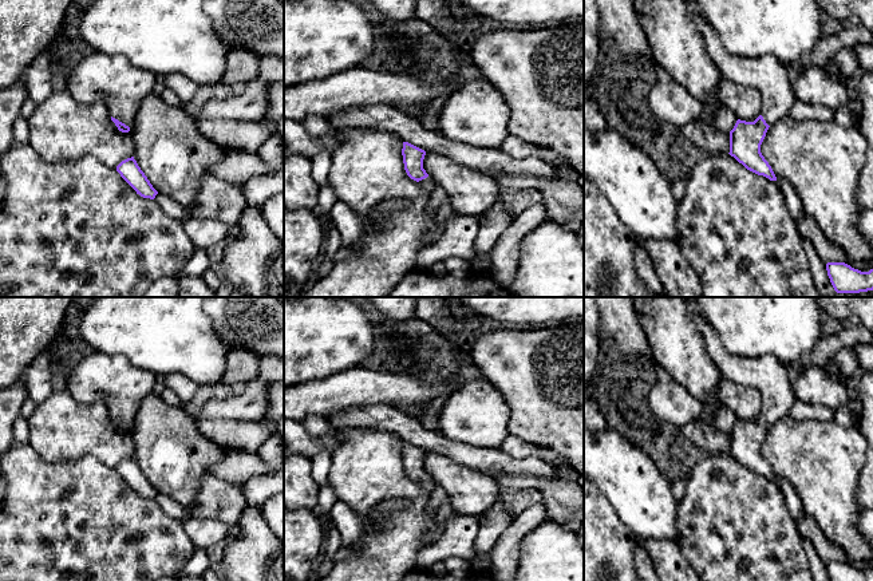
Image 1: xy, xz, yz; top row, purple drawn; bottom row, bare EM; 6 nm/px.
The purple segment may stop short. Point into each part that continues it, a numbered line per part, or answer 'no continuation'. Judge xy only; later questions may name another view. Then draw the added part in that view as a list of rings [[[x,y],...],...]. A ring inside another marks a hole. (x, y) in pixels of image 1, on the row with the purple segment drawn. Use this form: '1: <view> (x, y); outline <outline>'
1: xy (95, 78); outline [[[92,51],[76,56],[60,86],[80,103],[104,103],[110,116],[131,129],[139,102],[153,92],[157,79],[122,55]]]

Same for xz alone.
1: xz (427, 184); outline [[[430,175],[427,178],[419,181],[418,185],[430,191],[436,186],[434,179]]]

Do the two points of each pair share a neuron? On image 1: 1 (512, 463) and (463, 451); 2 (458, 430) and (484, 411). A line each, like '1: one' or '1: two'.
1: one
2: one

